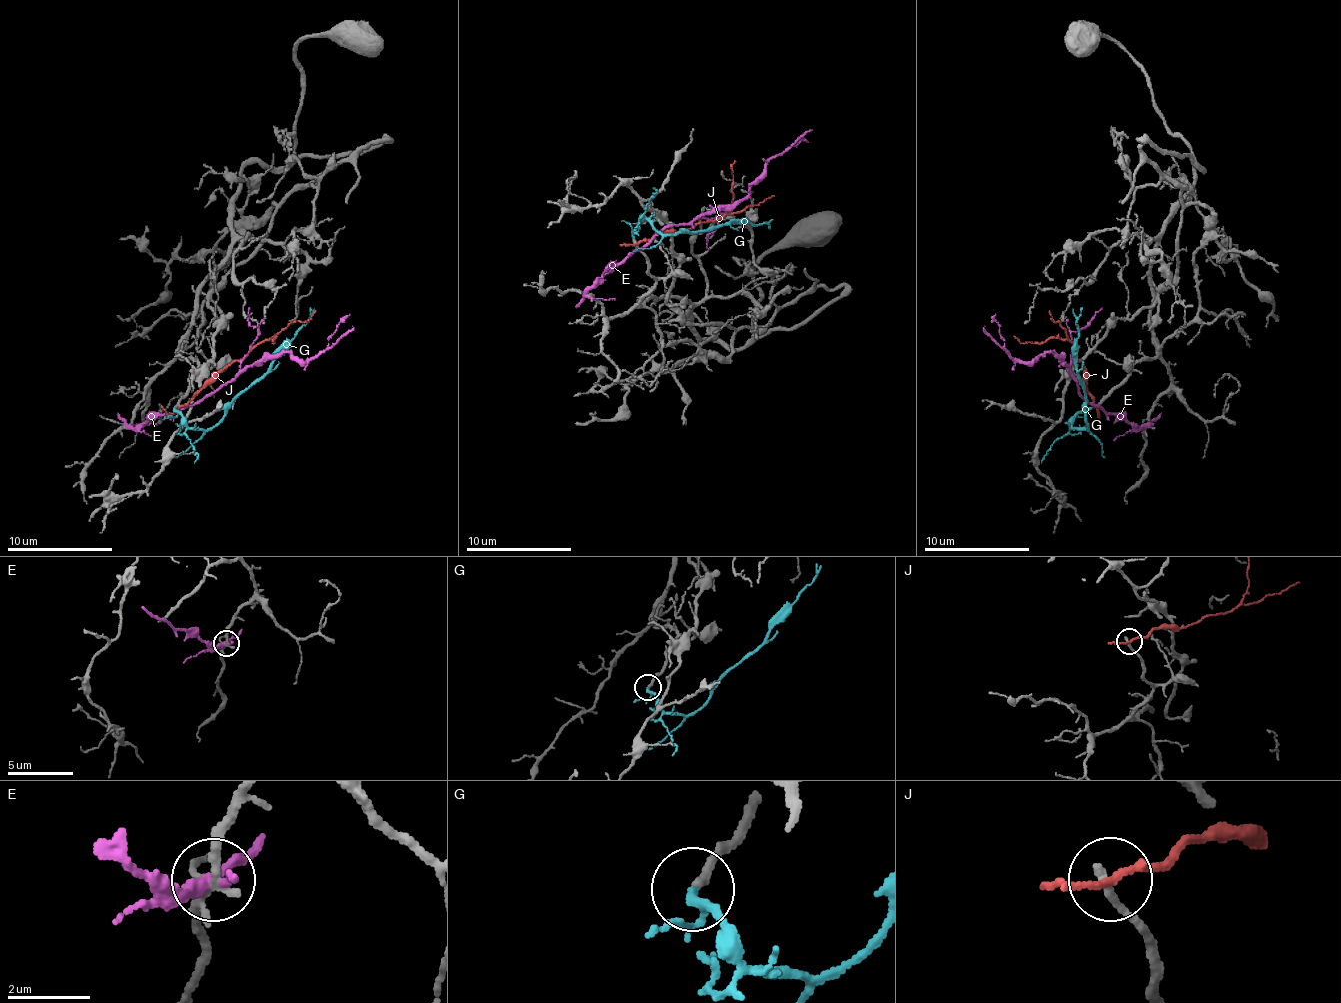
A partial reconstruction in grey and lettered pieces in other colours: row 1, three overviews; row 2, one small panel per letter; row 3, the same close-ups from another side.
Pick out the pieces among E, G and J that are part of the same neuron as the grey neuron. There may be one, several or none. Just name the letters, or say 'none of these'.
G

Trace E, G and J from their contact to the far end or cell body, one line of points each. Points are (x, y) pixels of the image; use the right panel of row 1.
E: (1147, 425), (1137, 428), (1126, 417), (1094, 407), (1052, 352), (1018, 362), (1005, 346), (994, 315)
G: (1092, 407), (1081, 409), (1071, 425), (1087, 430), (1087, 399), (1076, 370), (1076, 320), (1081, 307)
J: (1097, 407), (1087, 391), (1087, 370), (1076, 359), (1076, 346), (1058, 320), (1055, 323), (1050, 309)

